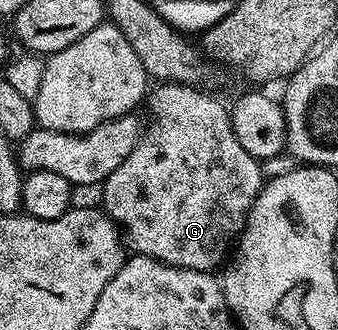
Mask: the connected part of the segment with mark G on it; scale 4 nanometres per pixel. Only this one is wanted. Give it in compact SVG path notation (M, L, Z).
M160 83L149 92L146 106L152 112L152 126L147 126L134 151L102 182L102 209L123 230L130 245L132 240L139 256L153 257L175 269L212 273L229 260L230 250L248 224L248 213L264 188L266 173L260 170L261 162L238 143L229 106L202 90L195 85Z

